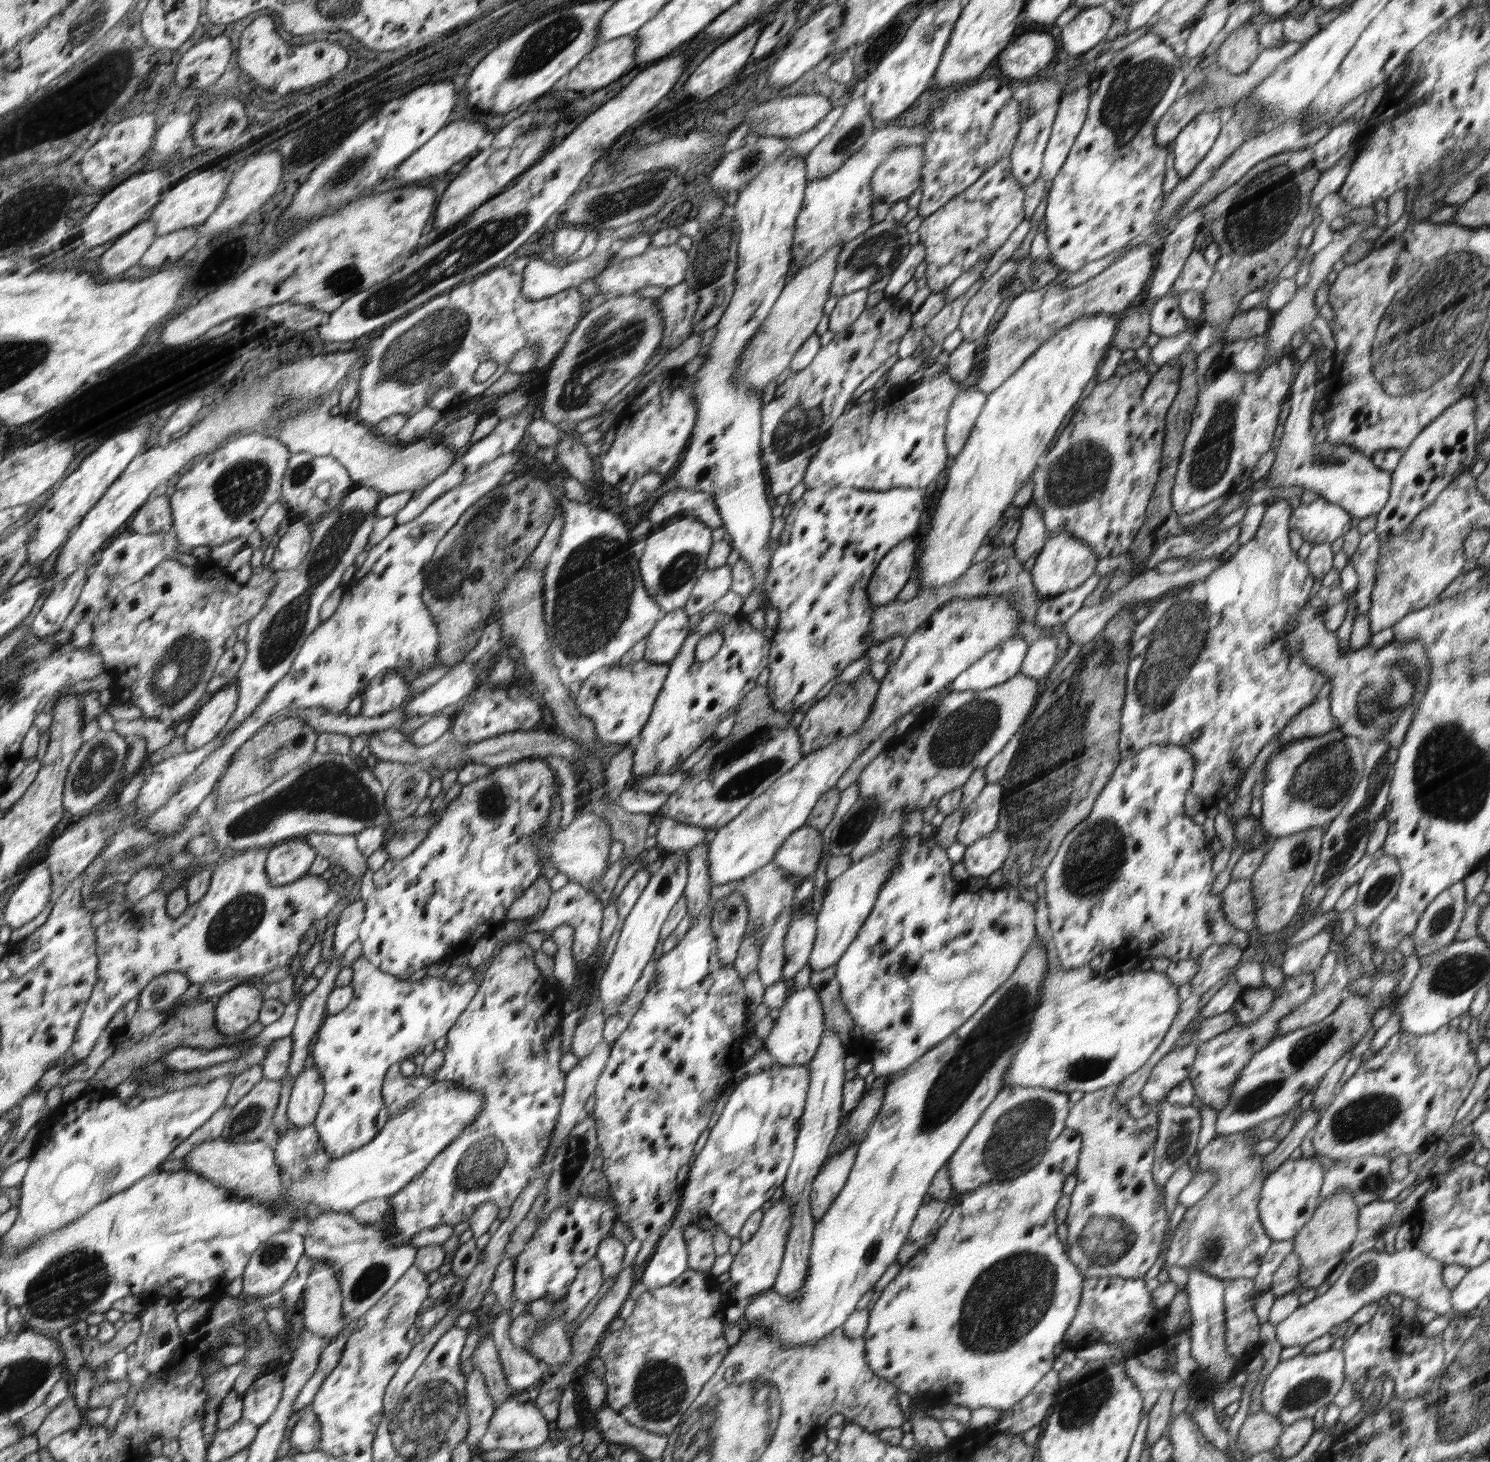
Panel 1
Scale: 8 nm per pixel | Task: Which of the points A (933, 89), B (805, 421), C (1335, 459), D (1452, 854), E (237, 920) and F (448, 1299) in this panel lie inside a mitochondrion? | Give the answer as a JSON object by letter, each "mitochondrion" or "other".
{"A":"other","B":"mitochondrion","C":"mitochondrion","D":"other","E":"mitochondrion","F":"other"}

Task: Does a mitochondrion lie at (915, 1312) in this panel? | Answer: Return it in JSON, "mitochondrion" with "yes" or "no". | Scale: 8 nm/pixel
{"mitochondrion":"no"}

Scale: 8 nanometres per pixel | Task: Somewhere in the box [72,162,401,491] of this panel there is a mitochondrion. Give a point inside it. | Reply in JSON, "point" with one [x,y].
{"point":[346,278]}

